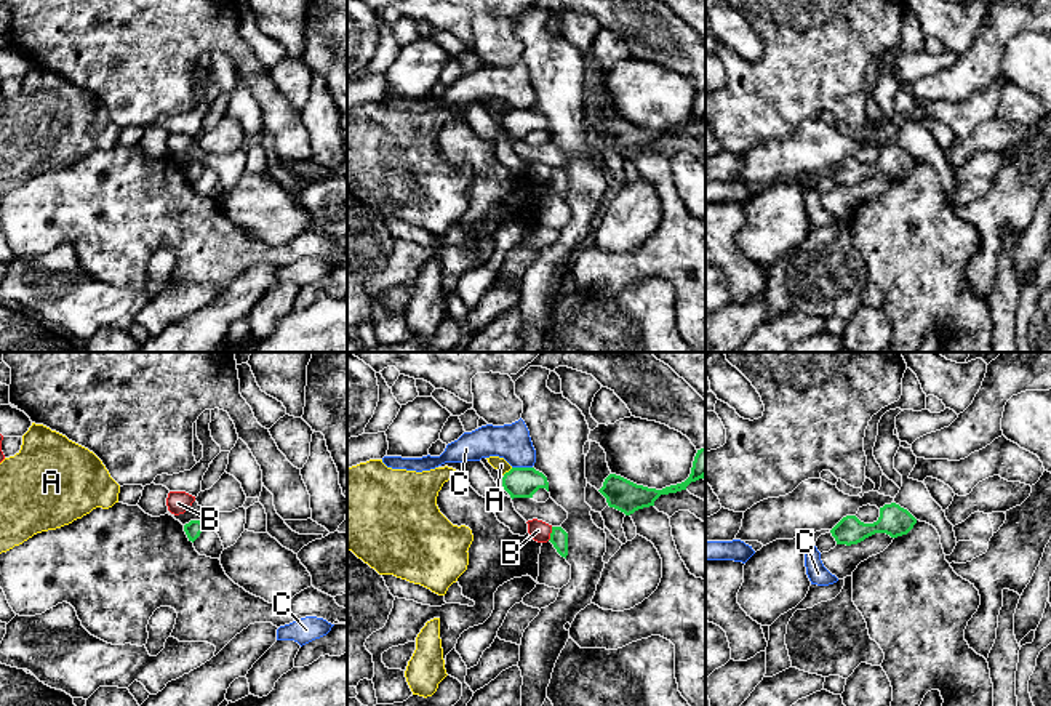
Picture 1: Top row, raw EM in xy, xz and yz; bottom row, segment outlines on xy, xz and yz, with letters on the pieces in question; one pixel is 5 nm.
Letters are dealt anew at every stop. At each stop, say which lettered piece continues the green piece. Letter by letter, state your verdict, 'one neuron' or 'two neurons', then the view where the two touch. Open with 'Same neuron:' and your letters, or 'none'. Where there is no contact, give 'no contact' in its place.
Same neuron: none
A: two neurons; meets green in xz
B: two neurons; meets green in xz
C: two neurons; meets green in xz

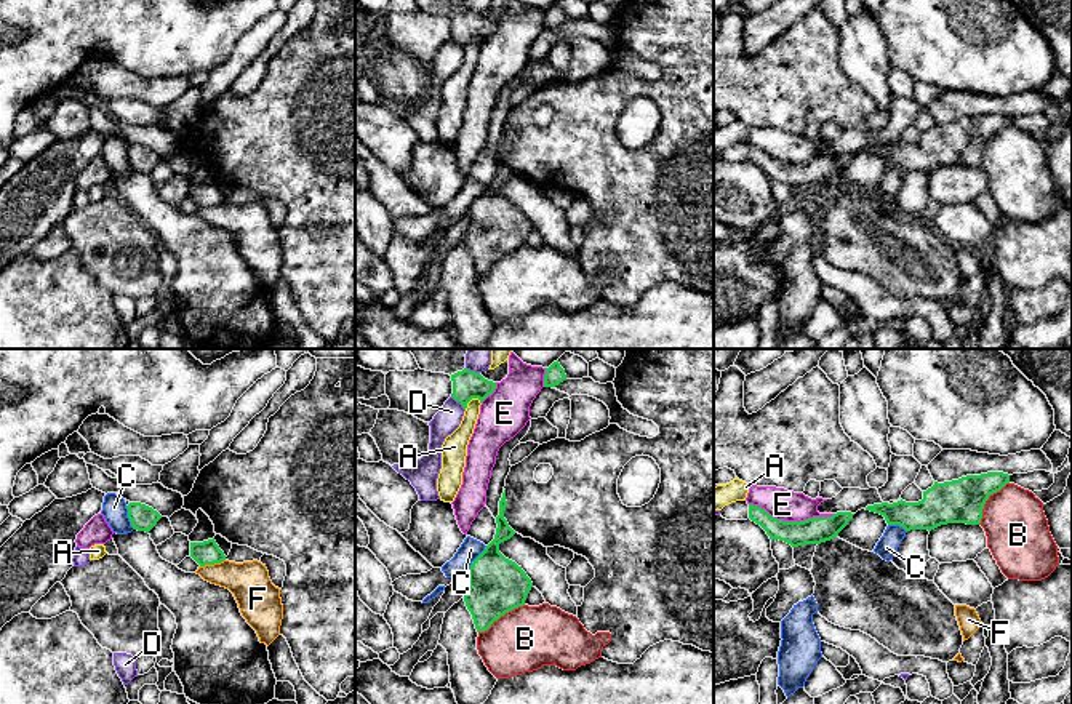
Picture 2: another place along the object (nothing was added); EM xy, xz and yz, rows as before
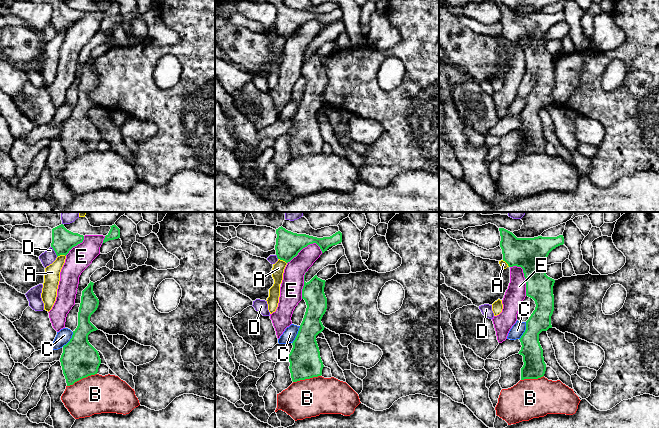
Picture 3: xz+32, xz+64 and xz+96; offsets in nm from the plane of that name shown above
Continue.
Same neuron: none
A: two neurons; meets green in xz
B: two neurons; meets green in yz
C: two neurons; meets green in xz
D: two neurons; meets green in xz
E: two neurons; meets green in yz
F: two neurons; meets green in xy

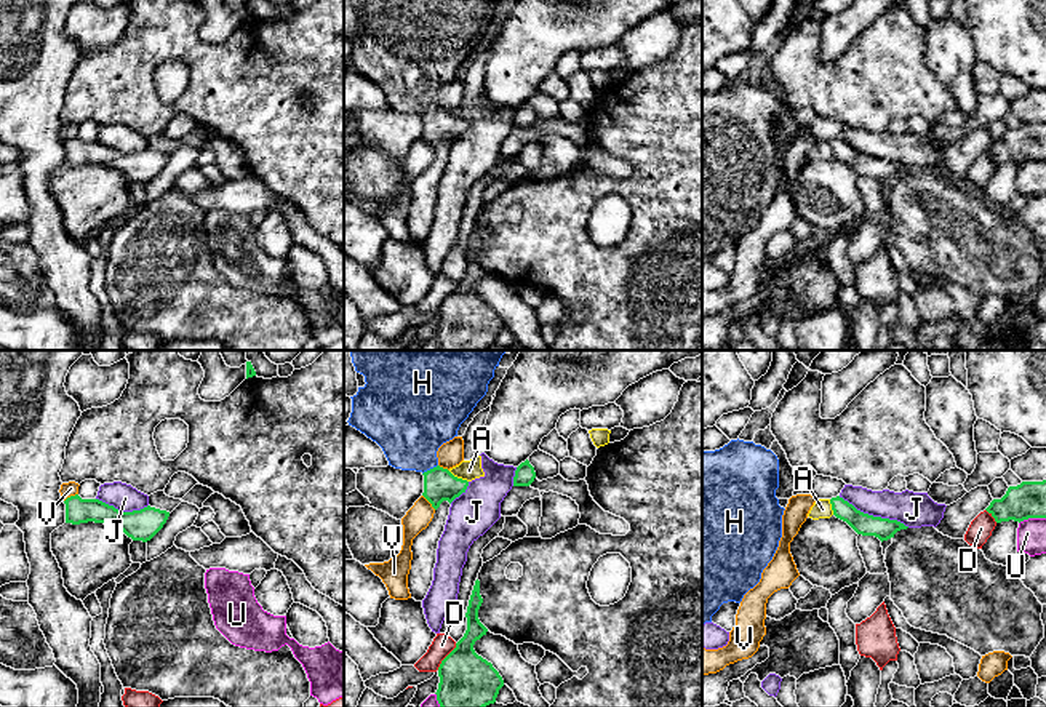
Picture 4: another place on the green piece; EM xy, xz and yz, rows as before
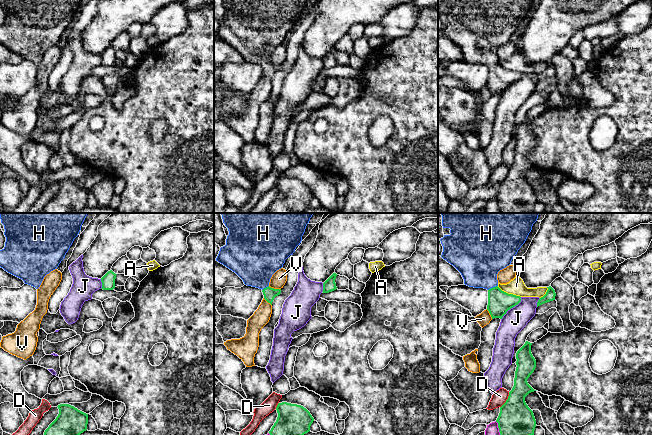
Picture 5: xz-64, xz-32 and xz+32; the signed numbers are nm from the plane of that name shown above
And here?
Same neuron: H
A: two neurons; meets green in xz
D: two neurons; meets green in xz
H: one neuron; meets green in xz
J: two neurons; meets green in yz
U: two neurons; meets green in yz
V: two neurons; meets green in xz

